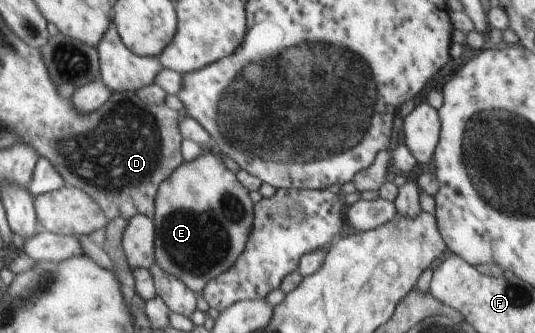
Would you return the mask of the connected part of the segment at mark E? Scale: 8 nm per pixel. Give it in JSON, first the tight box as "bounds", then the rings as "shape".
{"bounds":[155,150,255,293],"shape":[[[206,150],[198,159],[183,163],[160,183],[155,201],[155,264],[178,277],[194,293],[203,291],[210,279],[226,273],[244,252],[253,227],[255,204],[216,155]]]}

